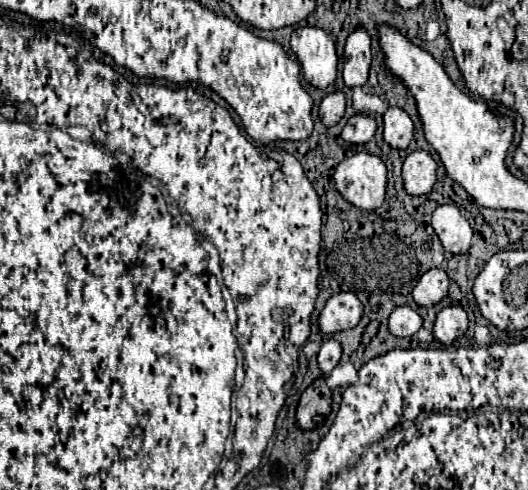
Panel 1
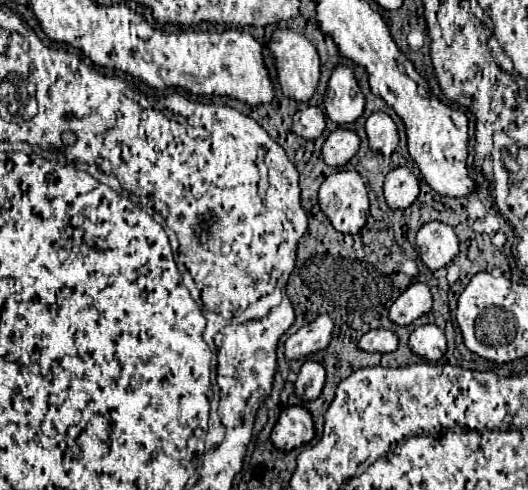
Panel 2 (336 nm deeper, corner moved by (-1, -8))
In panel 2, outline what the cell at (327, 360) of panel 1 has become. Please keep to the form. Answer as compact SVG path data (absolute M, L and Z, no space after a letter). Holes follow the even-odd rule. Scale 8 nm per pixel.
M305 361L301 371L297 373L297 381L295 381L295 393L303 399L303 401L313 401L321 395L325 383L325 369L321 363L317 361Z

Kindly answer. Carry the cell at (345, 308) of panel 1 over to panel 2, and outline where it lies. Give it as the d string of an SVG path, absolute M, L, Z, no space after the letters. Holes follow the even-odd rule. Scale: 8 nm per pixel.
M319 315L313 323L301 327L295 335L285 341L285 357L301 359L323 351L333 335L333 321L329 315Z

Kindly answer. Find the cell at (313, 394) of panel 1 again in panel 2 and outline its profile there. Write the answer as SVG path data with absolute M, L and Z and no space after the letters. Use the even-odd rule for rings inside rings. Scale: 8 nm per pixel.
M287 407L281 411L273 431L271 441L279 451L291 451L309 443L315 435L311 413L305 407Z

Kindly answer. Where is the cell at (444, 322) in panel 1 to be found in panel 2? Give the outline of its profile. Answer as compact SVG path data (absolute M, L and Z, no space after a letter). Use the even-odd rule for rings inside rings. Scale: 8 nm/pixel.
M421 325L409 337L409 349L419 355L427 357L429 361L439 361L447 351L445 333L437 325Z

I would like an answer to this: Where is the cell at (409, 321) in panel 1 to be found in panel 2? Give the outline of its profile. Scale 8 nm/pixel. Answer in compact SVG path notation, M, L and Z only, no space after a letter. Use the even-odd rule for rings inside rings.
M371 329L359 339L357 347L369 353L391 353L397 349L397 335L387 329Z

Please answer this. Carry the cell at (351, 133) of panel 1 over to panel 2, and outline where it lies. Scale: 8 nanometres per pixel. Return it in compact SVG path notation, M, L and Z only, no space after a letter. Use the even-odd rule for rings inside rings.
M335 129L323 143L321 155L329 167L343 167L359 151L359 137L349 129Z

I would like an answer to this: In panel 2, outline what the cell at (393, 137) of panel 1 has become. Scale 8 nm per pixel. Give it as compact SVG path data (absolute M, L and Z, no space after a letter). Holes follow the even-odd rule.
M373 113L365 123L365 131L369 131L369 149L373 153L389 157L395 151L399 143L397 125L387 113Z

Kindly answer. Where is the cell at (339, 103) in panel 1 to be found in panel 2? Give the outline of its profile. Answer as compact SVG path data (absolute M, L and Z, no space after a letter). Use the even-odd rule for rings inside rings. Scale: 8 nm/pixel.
M303 107L293 115L293 131L303 139L317 139L325 129L325 115L319 107Z

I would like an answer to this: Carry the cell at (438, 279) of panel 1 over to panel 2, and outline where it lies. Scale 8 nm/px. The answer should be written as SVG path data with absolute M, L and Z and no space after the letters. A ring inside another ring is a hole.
M413 283L389 307L389 321L395 325L409 325L431 309L431 293L425 283Z

